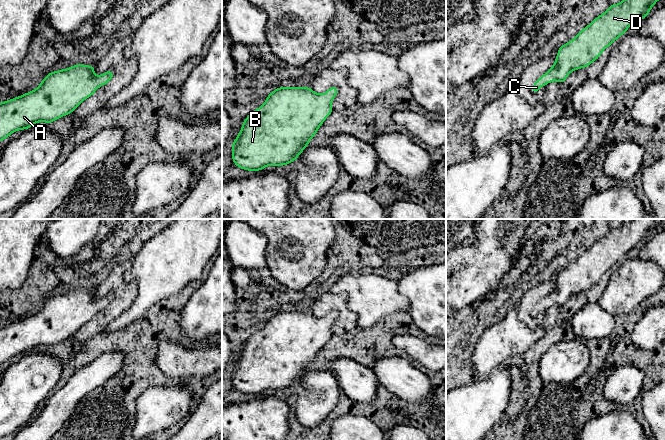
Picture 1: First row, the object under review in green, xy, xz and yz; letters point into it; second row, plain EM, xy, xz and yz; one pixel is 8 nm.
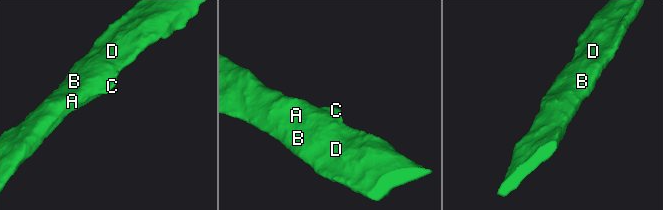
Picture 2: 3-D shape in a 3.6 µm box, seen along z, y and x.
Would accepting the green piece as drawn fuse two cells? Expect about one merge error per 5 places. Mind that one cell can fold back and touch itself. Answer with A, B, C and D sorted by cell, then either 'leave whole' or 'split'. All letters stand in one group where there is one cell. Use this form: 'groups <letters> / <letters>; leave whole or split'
groups A B C D; leave whole

